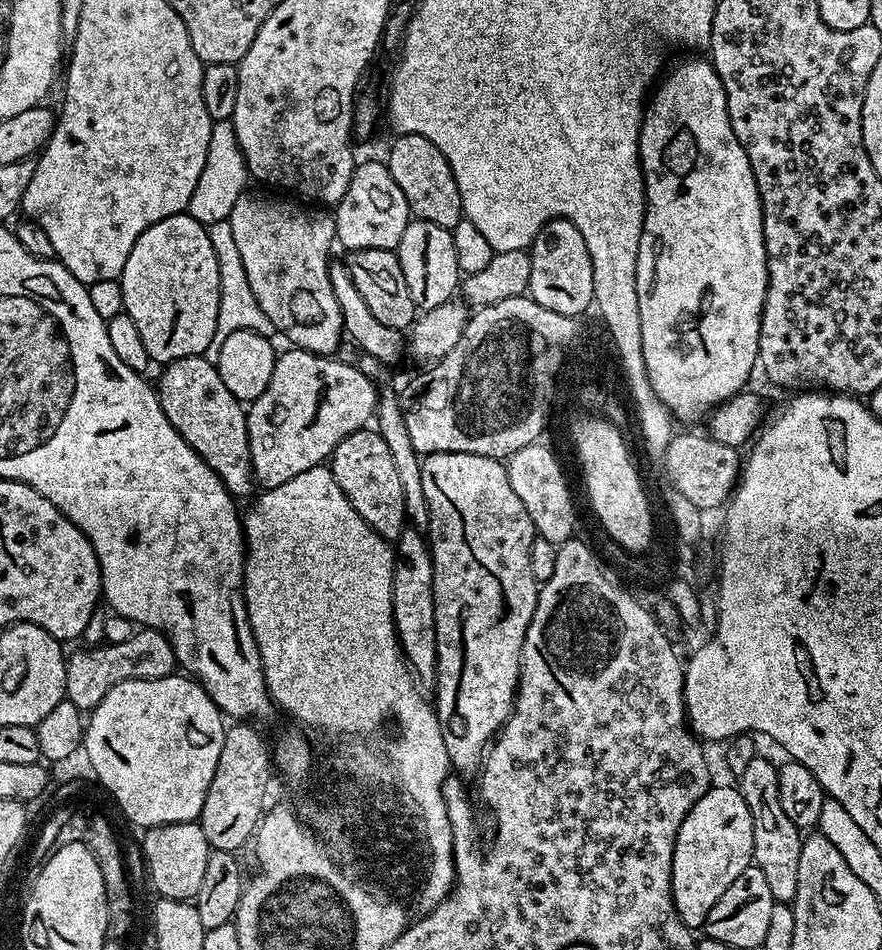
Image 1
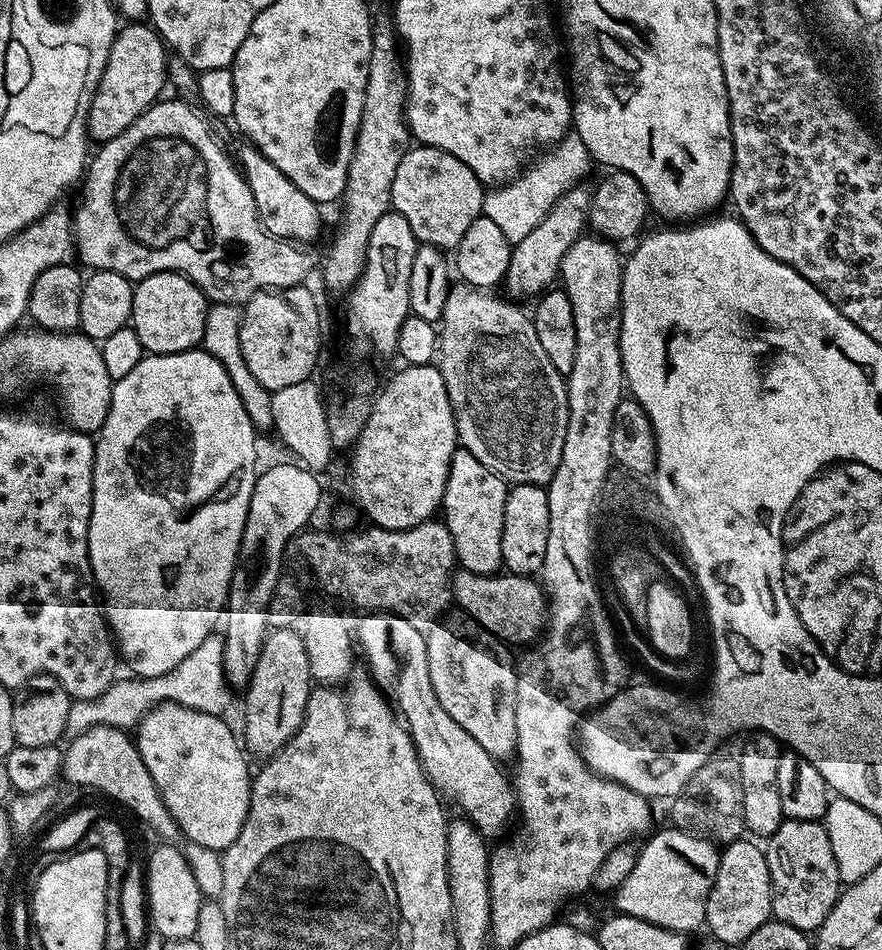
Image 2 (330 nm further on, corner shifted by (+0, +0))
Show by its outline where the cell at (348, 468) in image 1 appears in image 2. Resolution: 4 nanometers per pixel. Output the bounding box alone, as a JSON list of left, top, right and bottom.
[452,569,547,645]

